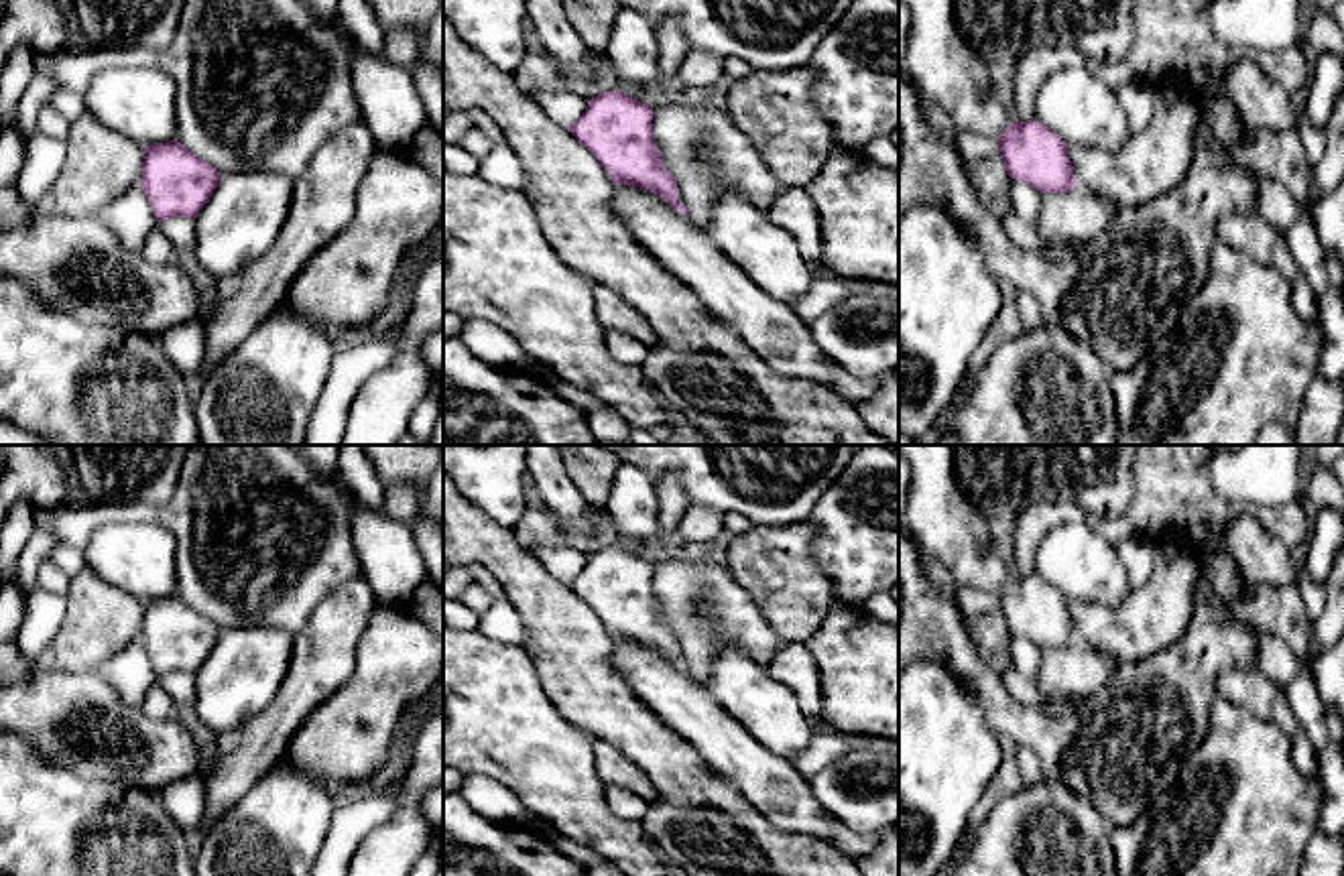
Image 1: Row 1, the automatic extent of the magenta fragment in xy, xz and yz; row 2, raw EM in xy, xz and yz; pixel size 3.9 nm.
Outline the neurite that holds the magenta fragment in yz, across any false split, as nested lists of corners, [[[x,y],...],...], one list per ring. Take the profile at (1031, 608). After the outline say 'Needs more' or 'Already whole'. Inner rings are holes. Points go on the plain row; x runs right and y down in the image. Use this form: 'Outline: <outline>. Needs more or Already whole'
Outline: [[[899,445],[911,470],[903,522],[917,545],[950,573],[956,593],[976,587],[994,596],[1011,634],[1039,648],[1067,648],[1078,636],[1070,602],[1037,575],[1013,577],[1002,563],[990,522],[960,490],[954,445]]]. Needs more

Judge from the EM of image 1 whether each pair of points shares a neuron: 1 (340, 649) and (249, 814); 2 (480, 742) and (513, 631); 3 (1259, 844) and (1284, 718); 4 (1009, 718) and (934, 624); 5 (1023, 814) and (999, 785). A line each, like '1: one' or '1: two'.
1: two
2: two
3: two
4: one
5: two

